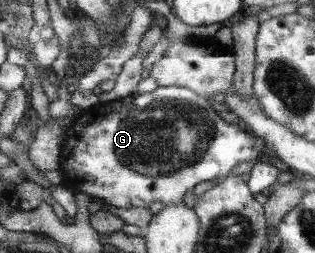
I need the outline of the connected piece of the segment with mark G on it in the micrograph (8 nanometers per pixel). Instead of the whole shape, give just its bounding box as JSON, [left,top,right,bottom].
[60,86,270,208]

